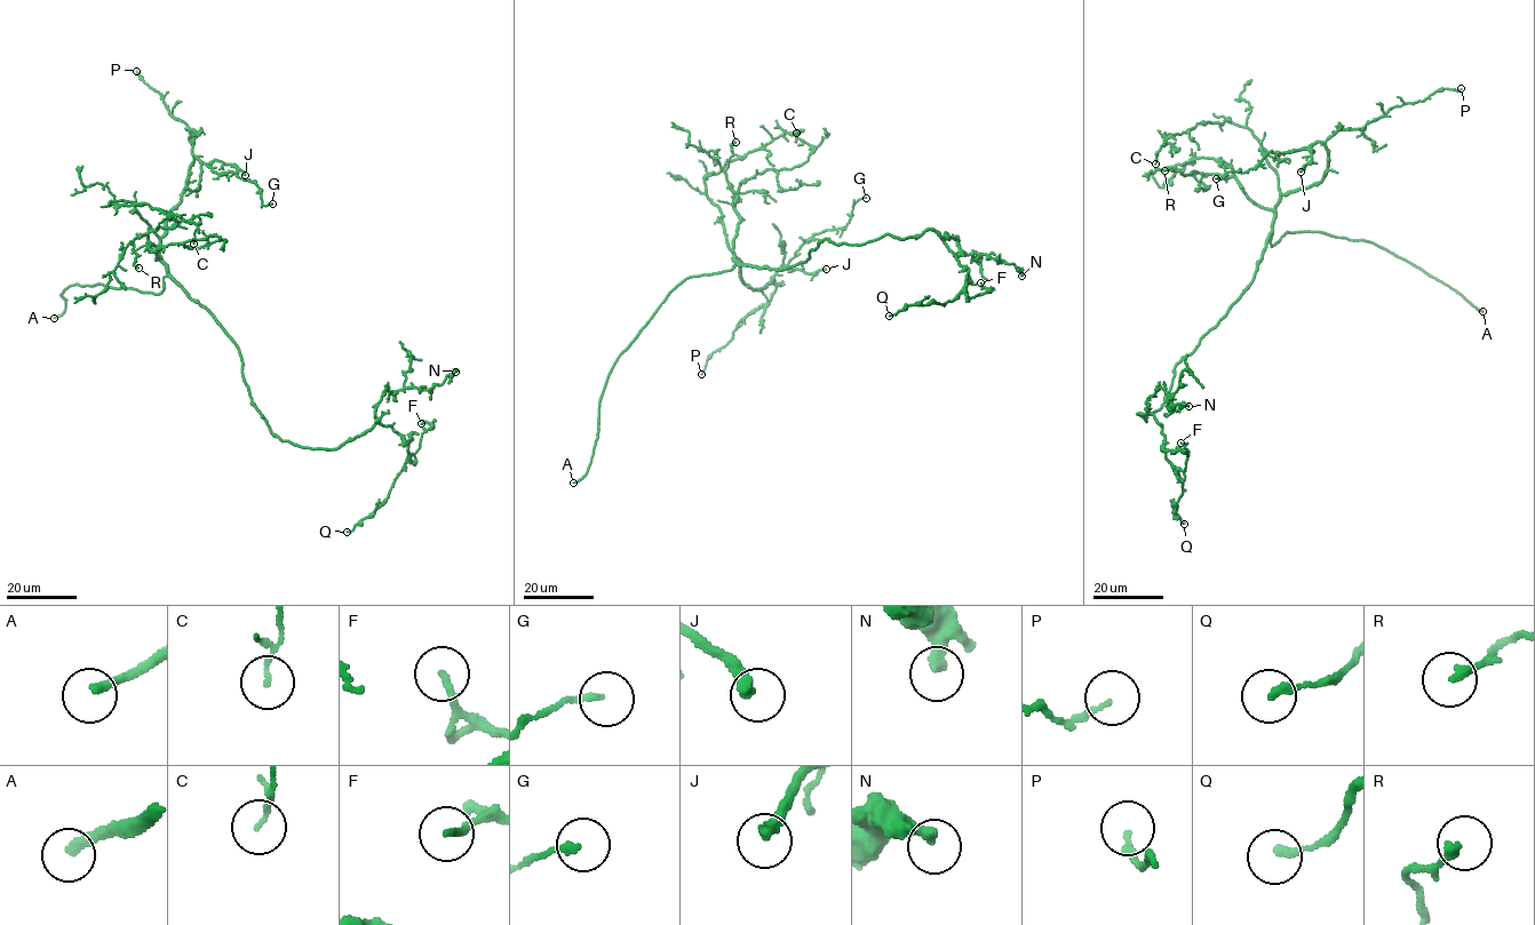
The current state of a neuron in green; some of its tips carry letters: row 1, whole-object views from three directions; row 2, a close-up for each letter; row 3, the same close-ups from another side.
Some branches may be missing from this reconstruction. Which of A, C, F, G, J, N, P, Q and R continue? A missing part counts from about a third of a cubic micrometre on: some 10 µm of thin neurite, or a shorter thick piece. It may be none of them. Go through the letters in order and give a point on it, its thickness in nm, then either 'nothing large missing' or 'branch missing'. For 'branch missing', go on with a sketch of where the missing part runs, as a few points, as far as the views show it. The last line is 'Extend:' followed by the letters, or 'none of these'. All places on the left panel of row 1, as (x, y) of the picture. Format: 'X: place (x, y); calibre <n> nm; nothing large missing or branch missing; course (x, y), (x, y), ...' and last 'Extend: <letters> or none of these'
A: place (54, 318); calibre 240 nm; branch missing
C: place (193, 244); calibre 90 nm; nothing large missing
F: place (421, 423); calibre 170 nm; nothing large missing
G: place (272, 204); calibre 170 nm; nothing large missing
J: place (245, 175); calibre 320 nm; branch missing; course (245, 175), (245, 198), (265, 222), (265, 236), (257, 241)
N: place (455, 372); calibre 360 nm; nothing large missing
P: place (136, 71); calibre 160 nm; nothing large missing
Q: place (347, 532); calibre 240 nm; nothing large missing
R: place (138, 268); calibre 240 nm; nothing large missing
Extend: A, J

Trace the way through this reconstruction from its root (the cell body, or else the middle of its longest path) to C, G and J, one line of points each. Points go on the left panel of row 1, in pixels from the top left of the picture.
C: (233, 343), (168, 272), (159, 238), (135, 204), (110, 205), (148, 204), (192, 221), (198, 226), (193, 244)
G: (233, 343), (168, 272), (160, 238), (196, 157), (214, 173), (231, 172), (255, 182), (263, 205), (272, 204)
J: (233, 343), (176, 282), (159, 250), (193, 158), (235, 164), (245, 175)

